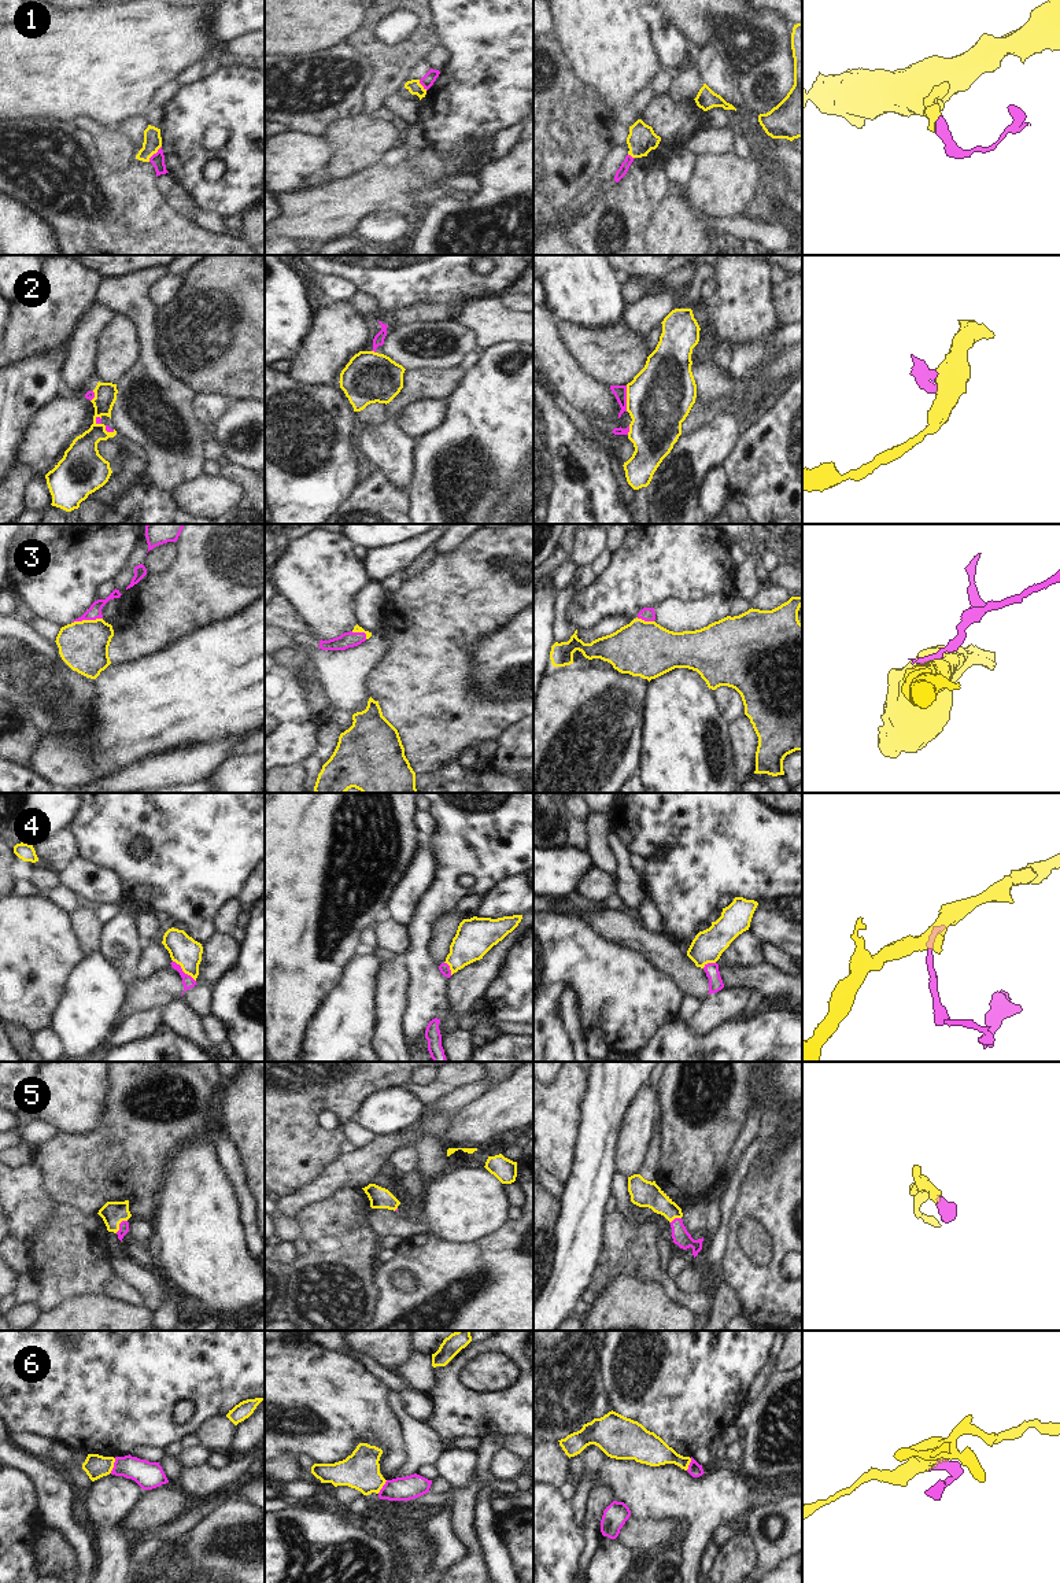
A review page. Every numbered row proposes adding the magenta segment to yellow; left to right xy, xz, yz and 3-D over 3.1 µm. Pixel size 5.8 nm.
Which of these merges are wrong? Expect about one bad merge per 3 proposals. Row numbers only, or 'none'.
1, 2, 3, 4, 6

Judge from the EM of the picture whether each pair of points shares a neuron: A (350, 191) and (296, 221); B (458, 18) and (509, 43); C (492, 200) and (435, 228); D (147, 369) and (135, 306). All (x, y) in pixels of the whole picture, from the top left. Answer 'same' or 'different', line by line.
A: same
B: same
C: same
D: same

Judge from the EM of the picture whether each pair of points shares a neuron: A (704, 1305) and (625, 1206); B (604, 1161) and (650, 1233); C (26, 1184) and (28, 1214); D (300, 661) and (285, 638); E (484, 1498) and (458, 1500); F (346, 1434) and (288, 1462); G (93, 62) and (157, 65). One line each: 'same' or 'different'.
A: different
B: different
C: same
D: different
E: different
F: different
G: same

